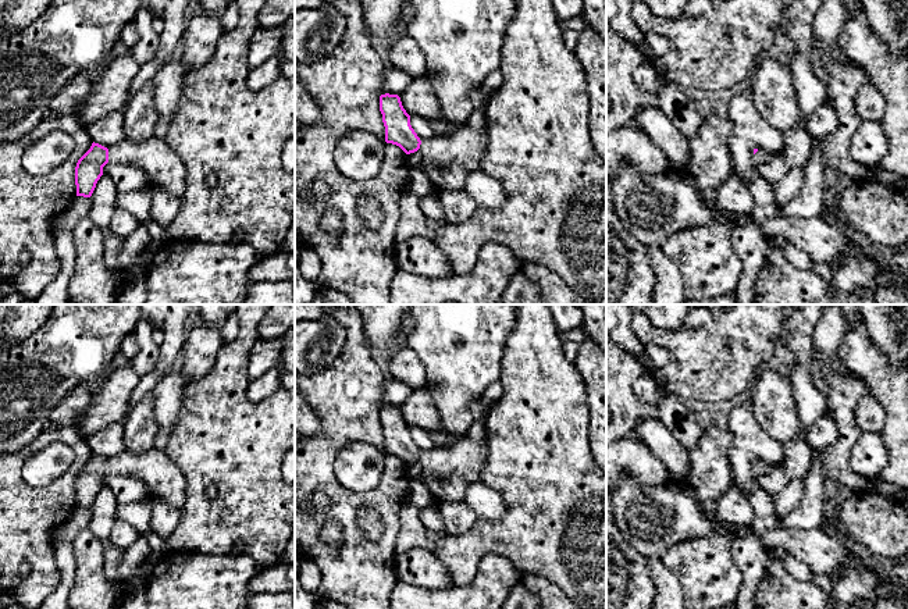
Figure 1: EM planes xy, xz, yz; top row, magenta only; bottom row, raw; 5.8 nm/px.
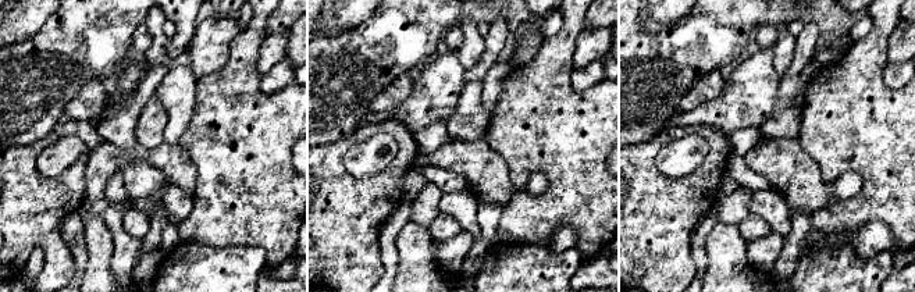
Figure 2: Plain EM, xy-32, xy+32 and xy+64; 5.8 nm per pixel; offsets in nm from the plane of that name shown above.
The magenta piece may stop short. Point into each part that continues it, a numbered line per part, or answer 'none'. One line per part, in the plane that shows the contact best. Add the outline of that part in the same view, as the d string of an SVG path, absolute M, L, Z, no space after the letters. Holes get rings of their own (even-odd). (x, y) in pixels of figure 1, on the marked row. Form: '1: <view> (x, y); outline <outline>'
1: xy (163, 167); outline M154 136L145 142L125 139L108 147L108 163L138 167L146 174L150 188L163 188L178 199L185 193L185 165L164 139Z

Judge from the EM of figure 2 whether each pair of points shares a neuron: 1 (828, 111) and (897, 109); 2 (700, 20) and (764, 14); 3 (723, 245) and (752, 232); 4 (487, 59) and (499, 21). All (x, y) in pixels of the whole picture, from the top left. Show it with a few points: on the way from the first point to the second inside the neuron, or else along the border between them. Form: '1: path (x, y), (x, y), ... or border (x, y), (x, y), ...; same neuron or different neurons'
1: path (844, 111), (880, 109); same neuron
2: path (715, 20), (722, 20), (727, 14), (748, 14); same neuron
3: border (737, 225), (747, 242); different neurons
4: path (492, 49), (498, 31); same neuron

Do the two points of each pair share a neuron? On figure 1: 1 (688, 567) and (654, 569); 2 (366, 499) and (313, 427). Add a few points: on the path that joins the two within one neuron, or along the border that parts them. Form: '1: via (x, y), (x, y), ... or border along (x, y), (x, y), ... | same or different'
1: border along (662, 562), (677, 580), (683, 594) | different
2: border along (309, 403), (321, 423), (321, 431), (316, 435) | different

